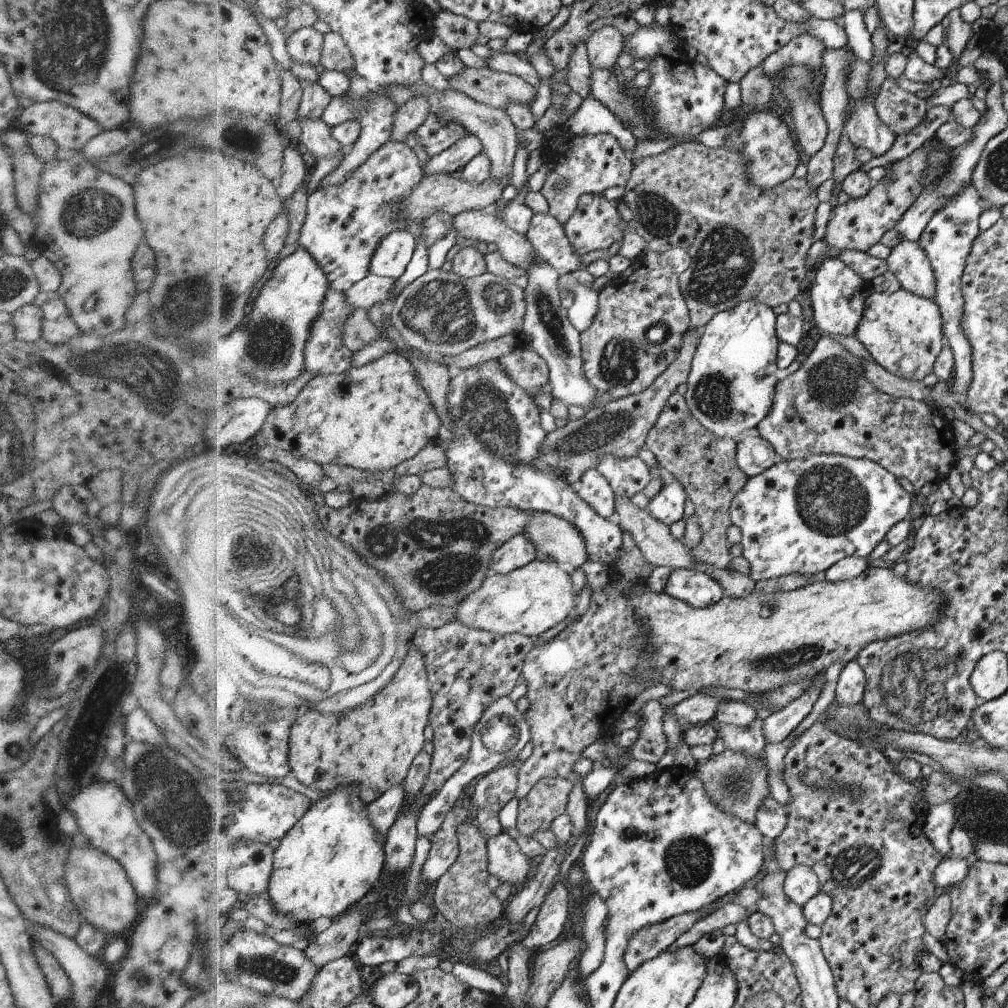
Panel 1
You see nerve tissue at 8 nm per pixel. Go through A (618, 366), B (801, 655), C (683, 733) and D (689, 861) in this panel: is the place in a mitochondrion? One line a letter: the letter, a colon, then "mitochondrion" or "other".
A: mitochondrion
B: mitochondrion
C: other
D: mitochondrion

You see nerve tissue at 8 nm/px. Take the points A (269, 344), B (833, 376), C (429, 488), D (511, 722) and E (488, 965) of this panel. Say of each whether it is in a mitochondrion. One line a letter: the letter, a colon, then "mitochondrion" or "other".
A: mitochondrion
B: mitochondrion
C: other
D: mitochondrion
E: other

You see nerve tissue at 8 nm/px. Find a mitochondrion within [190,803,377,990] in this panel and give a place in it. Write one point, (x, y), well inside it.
(264, 966)

